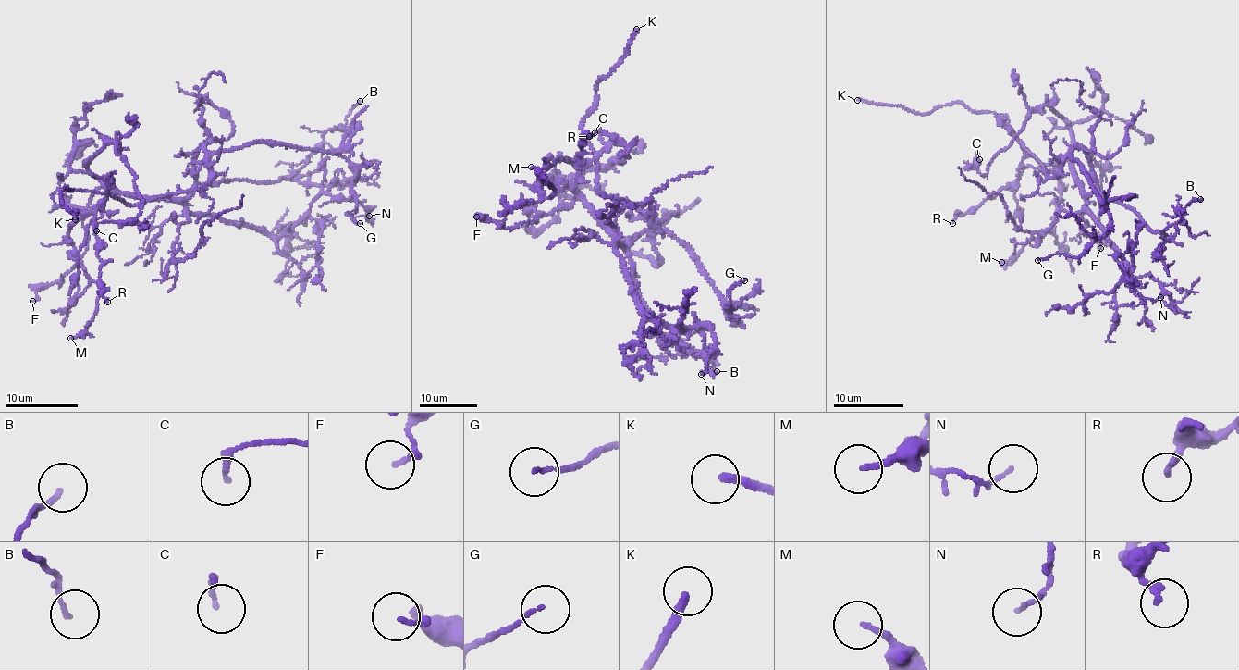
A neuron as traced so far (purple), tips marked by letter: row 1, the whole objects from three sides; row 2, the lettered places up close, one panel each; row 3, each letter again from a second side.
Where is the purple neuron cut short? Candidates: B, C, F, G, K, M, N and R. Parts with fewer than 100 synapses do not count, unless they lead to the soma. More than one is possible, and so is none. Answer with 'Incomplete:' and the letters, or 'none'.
Incomplete: K

